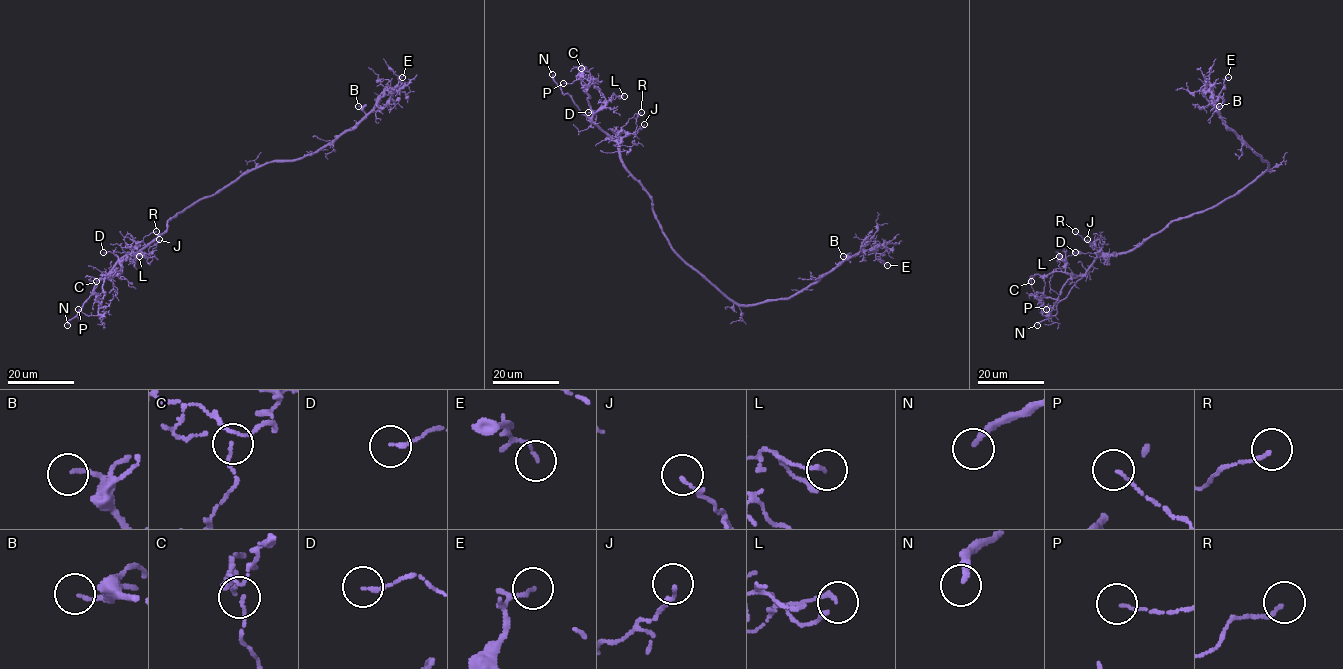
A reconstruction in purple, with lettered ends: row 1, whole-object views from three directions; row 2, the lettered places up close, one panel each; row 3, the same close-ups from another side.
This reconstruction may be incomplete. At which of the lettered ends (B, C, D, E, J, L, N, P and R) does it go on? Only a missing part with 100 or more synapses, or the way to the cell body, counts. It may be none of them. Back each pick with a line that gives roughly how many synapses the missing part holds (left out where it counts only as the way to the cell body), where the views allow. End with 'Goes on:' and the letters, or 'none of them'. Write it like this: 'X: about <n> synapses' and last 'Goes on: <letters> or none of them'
Goes on: N

